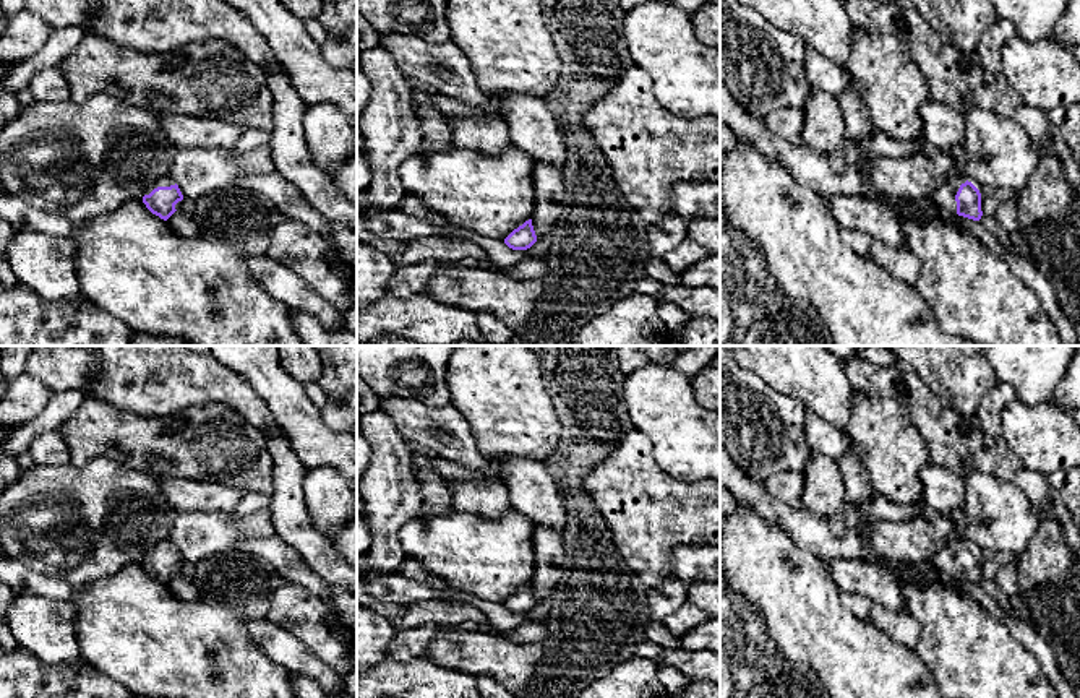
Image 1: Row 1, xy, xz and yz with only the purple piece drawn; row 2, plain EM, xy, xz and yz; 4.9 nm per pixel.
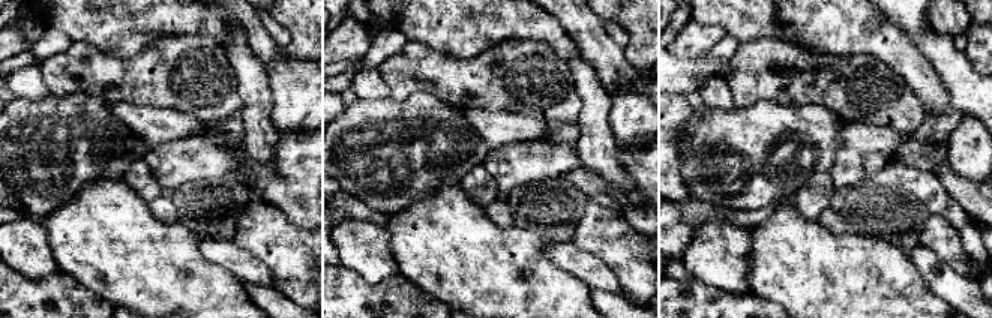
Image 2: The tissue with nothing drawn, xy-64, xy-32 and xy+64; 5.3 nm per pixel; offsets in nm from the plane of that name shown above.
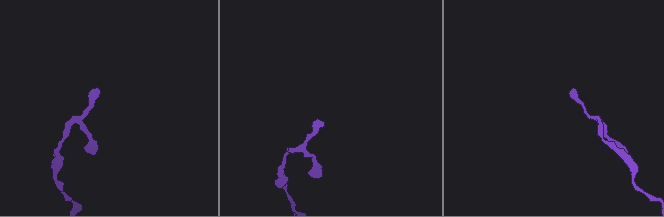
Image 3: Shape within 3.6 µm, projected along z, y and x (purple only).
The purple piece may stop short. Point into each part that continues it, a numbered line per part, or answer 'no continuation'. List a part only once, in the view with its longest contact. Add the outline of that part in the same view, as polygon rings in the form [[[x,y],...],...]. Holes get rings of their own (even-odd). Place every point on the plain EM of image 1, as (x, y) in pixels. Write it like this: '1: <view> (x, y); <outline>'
1: yz (944, 560); [[[947,539],[945,545],[932,557],[932,565],[939,570],[939,573],[945,573],[949,576],[957,576],[957,565],[955,558],[962,547],[966,542]]]

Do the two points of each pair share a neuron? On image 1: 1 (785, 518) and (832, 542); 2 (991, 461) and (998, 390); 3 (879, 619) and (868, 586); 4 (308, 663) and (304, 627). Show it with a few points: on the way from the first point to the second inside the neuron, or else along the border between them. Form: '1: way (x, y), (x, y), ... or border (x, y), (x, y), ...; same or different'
1: way (797, 523), (808, 531), (821, 534); same
2: border (975, 414), (988, 434), (998, 435); different
3: border (874, 603), (892, 611), (905, 611); different
4: border (276, 624), (292, 632), (325, 664), (336, 671); different

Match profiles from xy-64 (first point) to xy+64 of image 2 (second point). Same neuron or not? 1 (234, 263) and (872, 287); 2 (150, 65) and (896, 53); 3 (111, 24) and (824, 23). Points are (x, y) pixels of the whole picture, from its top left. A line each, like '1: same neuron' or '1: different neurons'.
1: different neurons
2: different neurons
3: same neuron

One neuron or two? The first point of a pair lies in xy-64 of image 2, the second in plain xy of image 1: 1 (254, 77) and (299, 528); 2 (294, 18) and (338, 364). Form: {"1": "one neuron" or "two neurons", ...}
{"1": "one neuron", "2": "one neuron"}

